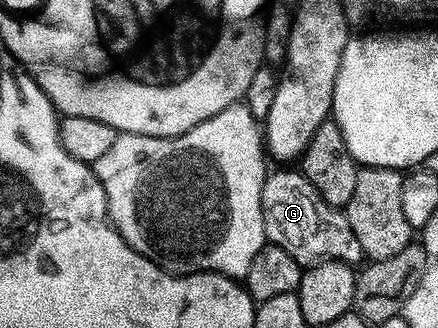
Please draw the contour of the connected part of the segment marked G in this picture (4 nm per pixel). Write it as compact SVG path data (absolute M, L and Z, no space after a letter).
M269 171L265 175L262 186L262 222L265 241L282 246L282 250L286 250L286 254L290 254L290 258L297 260L301 266L311 266L322 260L341 260L344 264L356 266L365 259L361 243L358 238L354 238L354 230L350 230L347 211L325 202L322 194L318 194L318 190L314 190L311 182L304 177L303 171Z

